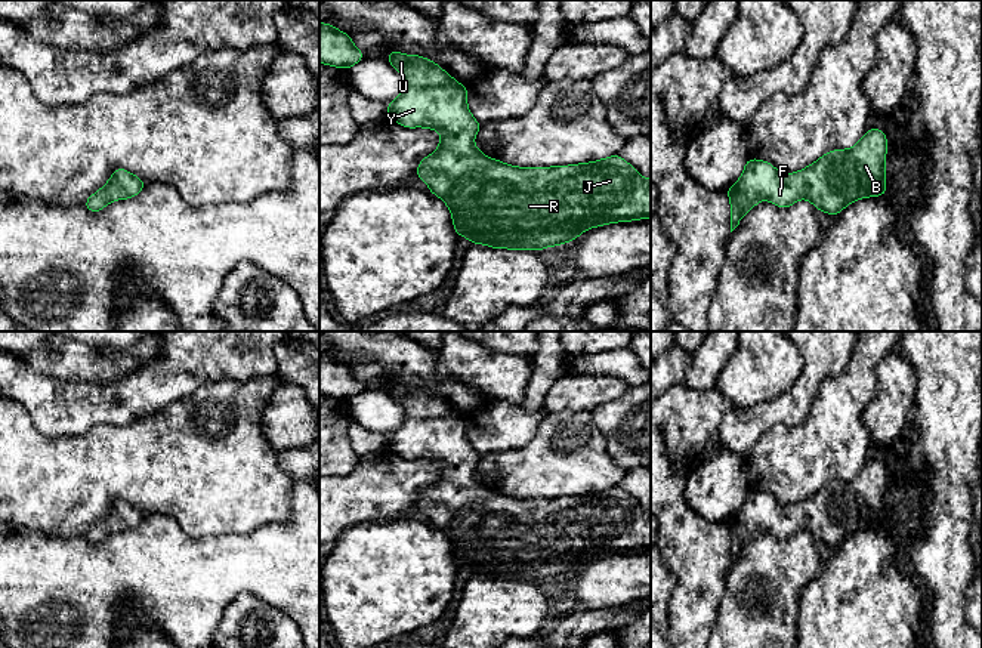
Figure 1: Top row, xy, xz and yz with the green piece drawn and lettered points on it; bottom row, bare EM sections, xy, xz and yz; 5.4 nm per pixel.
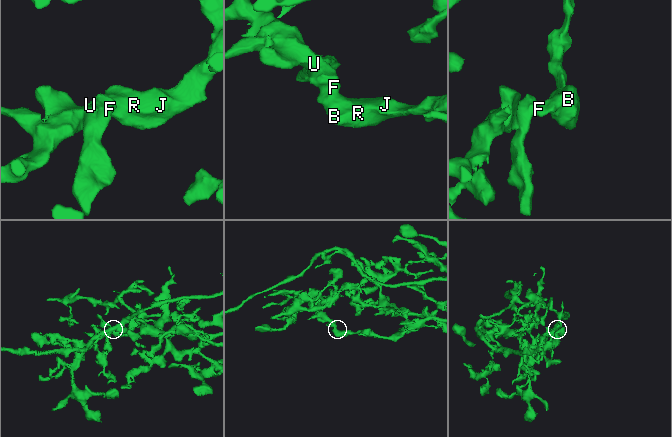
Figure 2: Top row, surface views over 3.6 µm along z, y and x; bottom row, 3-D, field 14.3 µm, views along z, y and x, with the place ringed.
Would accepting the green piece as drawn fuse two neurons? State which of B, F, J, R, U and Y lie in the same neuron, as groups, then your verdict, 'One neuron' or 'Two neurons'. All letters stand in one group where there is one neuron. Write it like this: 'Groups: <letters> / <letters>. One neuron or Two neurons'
Groups: B F J R U Y. One neuron

